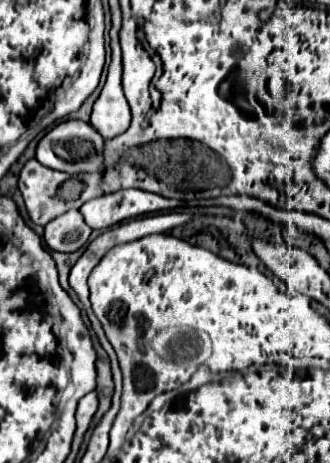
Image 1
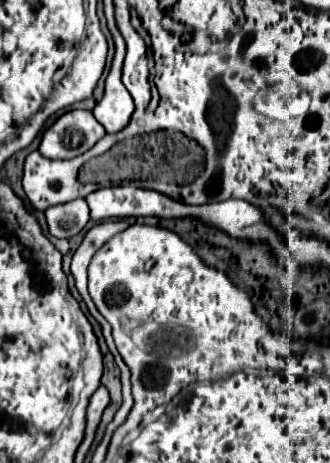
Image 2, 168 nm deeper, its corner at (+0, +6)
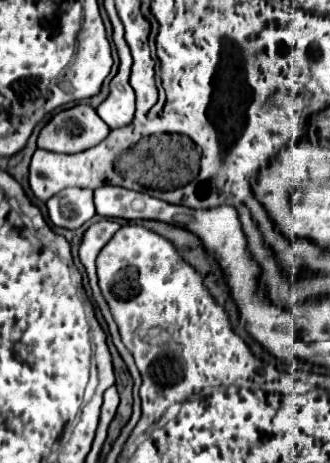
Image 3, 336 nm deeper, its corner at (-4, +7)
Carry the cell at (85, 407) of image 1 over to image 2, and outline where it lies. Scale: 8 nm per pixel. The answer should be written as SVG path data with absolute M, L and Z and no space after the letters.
M101 385L93 393L89 407L87 407L87 431L97 431L99 423L101 423L101 415L103 415L107 405L109 405L109 391L107 391L107 387Z

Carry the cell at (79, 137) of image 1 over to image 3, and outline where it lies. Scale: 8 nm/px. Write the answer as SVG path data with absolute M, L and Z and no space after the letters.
M77 104L57 112L41 130L37 146L51 152L75 154L97 146L109 134L109 126L89 104Z

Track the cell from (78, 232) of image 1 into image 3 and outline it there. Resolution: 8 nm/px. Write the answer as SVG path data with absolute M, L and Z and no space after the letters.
M67 188L47 202L49 220L59 228L75 230L93 218L93 192L89 188Z

